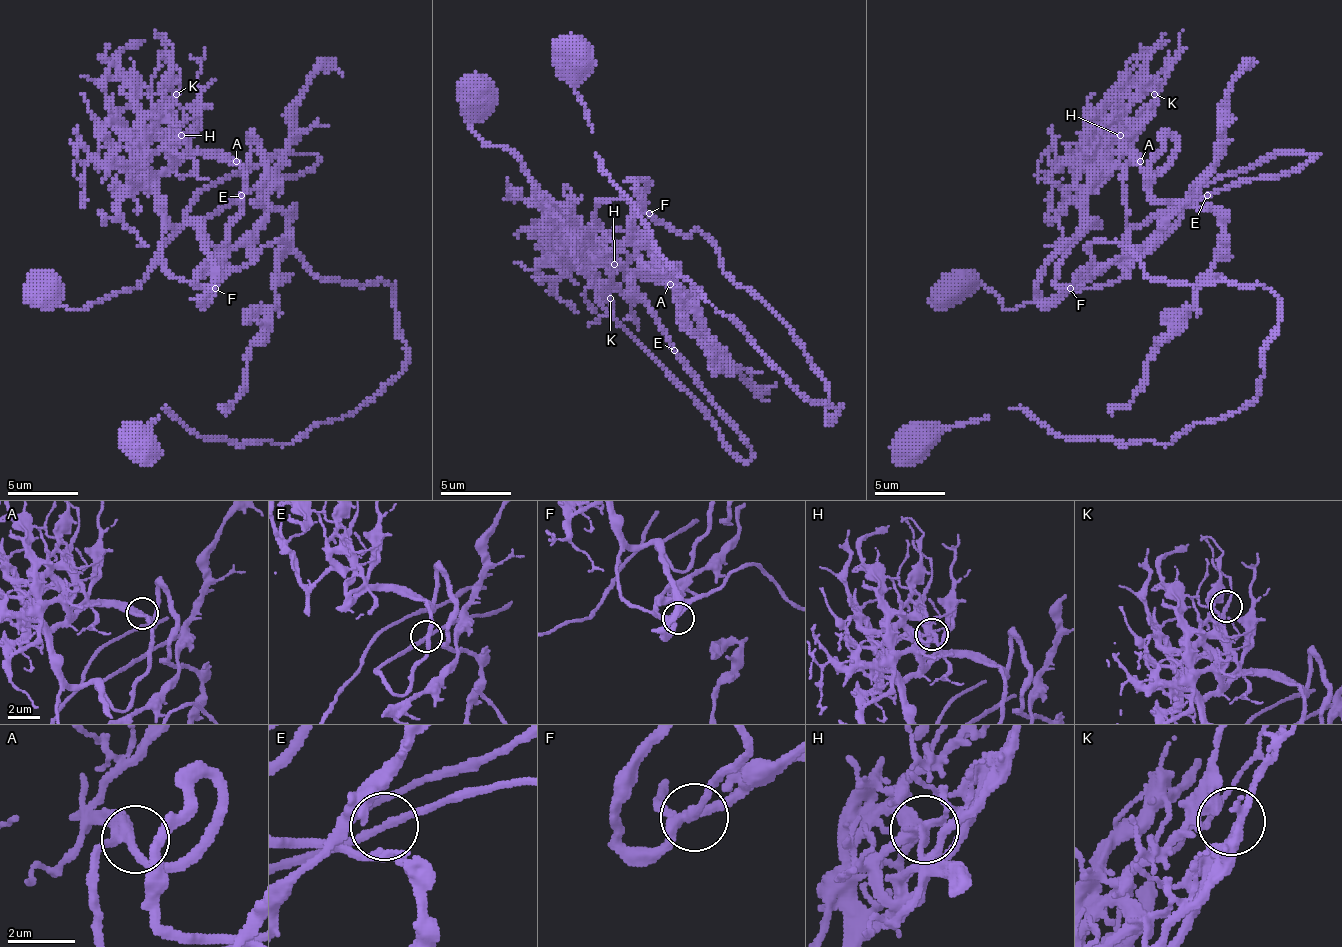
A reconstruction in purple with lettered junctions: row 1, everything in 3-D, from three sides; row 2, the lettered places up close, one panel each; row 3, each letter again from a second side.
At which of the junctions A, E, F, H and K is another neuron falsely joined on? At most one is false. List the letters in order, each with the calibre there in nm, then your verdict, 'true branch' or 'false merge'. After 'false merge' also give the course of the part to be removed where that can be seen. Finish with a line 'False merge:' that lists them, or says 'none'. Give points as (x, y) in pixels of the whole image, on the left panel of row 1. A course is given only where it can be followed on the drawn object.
A: calibre 280 nm; true branch
E: calibre 200 nm; true branch
F: calibre 260 nm; true branch
H: calibre 220 nm; false merge; course (180, 136), (176, 165), (243, 172), (219, 246), (215, 211), (318, 161), (212, 182), (141, 281), (53, 295)
K: calibre 240 nm; true branch
False merge: H

